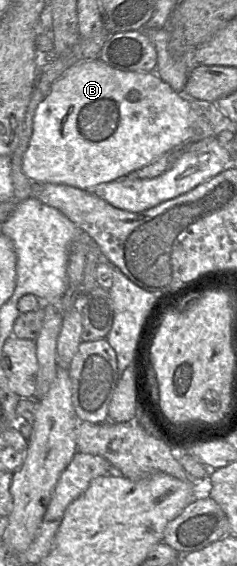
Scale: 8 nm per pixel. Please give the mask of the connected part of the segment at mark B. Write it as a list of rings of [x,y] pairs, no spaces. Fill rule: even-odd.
[[[99,58],[84,60],[68,68],[51,86],[48,94],[39,103],[33,118],[33,133],[26,149],[22,170],[33,183],[65,184],[79,189],[94,187],[114,181],[141,169],[180,144],[189,136],[191,99],[177,92],[158,75],[149,72],[123,71],[109,66]]]

